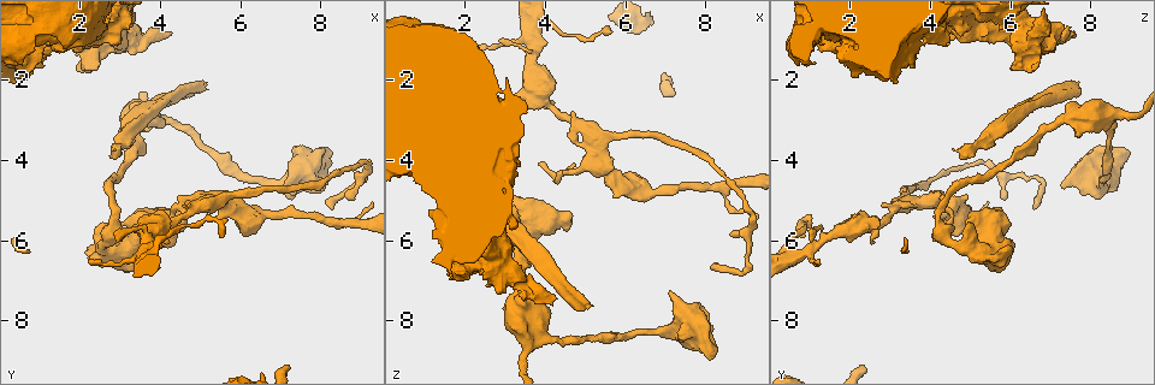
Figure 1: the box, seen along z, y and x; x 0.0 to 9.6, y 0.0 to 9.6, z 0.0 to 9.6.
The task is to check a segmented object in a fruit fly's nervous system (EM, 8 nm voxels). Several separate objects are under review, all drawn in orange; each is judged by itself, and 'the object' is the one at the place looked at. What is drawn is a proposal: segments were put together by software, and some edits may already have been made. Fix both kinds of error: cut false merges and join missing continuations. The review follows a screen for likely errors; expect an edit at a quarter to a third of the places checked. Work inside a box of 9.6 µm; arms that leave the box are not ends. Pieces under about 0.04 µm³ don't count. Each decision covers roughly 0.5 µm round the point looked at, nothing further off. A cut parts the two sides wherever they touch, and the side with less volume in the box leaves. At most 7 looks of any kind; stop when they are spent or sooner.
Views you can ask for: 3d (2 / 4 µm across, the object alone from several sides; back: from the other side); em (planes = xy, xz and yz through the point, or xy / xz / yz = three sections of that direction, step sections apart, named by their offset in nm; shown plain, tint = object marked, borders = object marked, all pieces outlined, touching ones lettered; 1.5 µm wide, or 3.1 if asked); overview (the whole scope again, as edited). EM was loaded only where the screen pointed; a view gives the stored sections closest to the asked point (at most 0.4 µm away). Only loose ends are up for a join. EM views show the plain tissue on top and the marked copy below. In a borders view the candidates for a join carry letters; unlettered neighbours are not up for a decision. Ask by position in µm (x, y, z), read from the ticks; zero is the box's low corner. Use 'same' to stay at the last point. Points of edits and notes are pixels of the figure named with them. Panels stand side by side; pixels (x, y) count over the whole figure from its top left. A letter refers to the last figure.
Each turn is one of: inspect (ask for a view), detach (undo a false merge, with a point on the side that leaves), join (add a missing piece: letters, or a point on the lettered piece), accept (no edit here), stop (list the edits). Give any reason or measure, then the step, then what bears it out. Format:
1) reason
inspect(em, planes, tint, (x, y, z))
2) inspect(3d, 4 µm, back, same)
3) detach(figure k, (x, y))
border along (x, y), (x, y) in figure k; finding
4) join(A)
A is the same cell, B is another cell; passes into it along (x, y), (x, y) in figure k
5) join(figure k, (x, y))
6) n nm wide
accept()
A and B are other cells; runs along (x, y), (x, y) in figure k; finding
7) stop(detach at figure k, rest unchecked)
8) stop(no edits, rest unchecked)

free end
inspect(3d, 2 µm, (5.00, 2.00, 7.70))

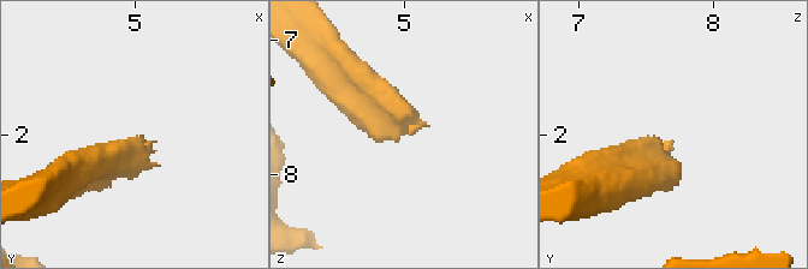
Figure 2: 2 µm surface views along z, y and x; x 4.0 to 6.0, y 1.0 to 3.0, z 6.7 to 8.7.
need the tissue
inspect(em, planes, tint, (5.08, 2.04, 7.72))

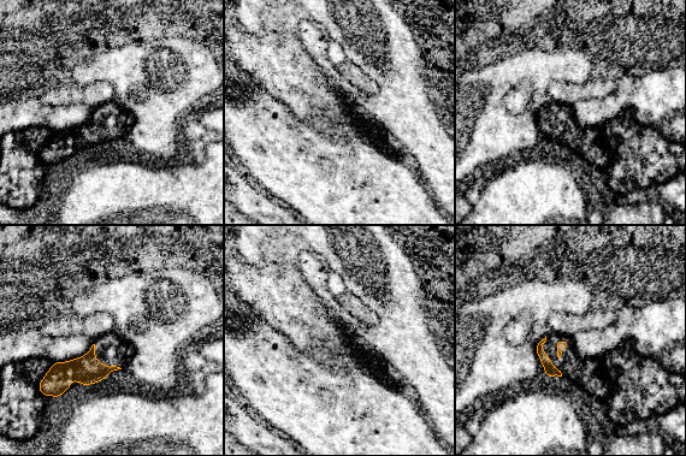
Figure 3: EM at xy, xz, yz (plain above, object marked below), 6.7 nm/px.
see the neighbours
inspect(em, planes, borders, same)

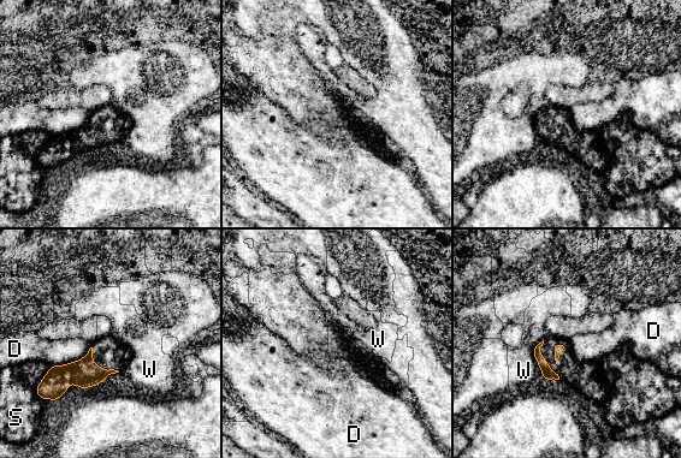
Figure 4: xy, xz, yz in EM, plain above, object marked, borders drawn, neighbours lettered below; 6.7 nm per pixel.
accept()
D, S and W are other cells; no lettered piece goes on from it

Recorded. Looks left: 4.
sharp bend
inspect(3d, 4 µm, back, (9.10, 4.10, 5.40))

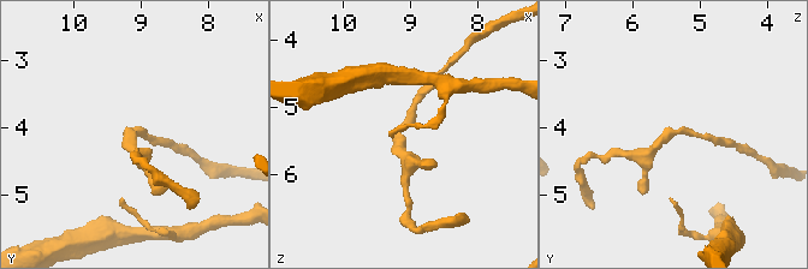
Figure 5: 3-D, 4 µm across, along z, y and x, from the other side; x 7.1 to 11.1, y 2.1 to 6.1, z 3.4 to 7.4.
shape alone is not enough
inspect(em, planes, tint, (9.15, 4.10, 5.35))

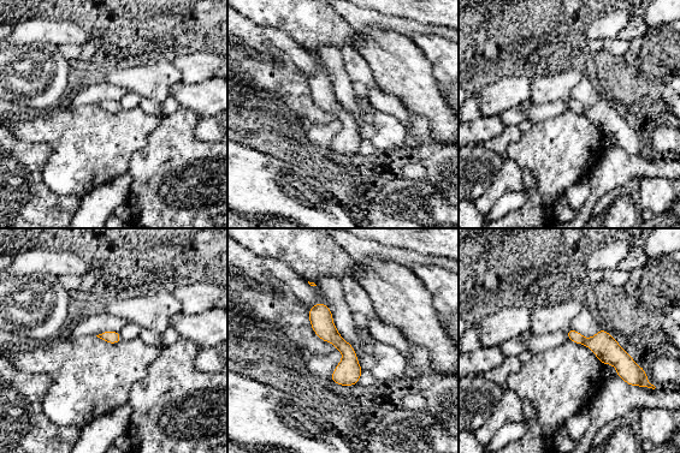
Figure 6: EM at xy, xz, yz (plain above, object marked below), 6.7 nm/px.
inspect(em, planes, borders, same)

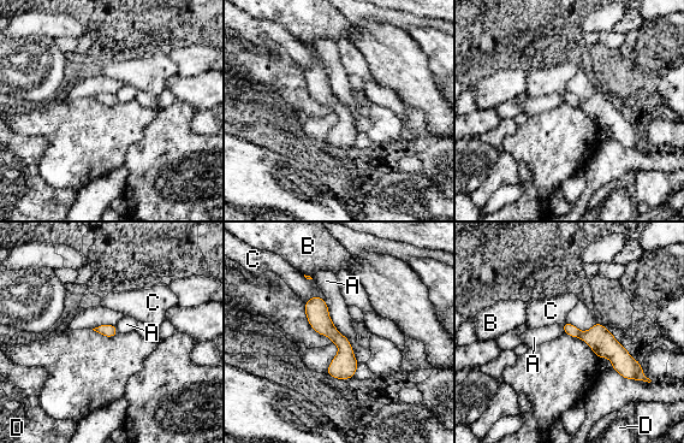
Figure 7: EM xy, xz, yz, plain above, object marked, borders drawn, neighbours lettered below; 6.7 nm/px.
80 nm wide
accept()
A, B, C and D are other cells; border along (325, 301), (328, 317), (338, 329) in figure 7; one cell here

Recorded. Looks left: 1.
stop(no edits, rest unchecked)

